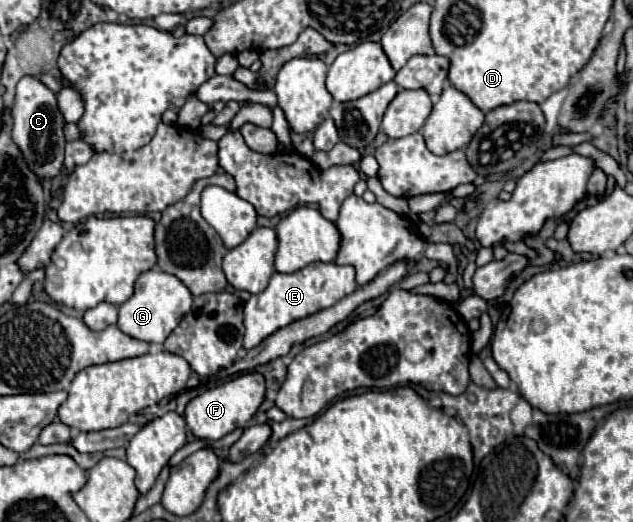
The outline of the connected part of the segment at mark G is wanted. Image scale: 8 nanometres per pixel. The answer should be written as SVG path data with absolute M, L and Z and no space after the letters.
M152 268L138 276L138 280L134 282L134 294L124 304L120 304L120 308L116 308L114 304L102 302L102 304L86 310L82 320L90 330L98 332L110 324L116 324L116 318L118 318L118 328L124 334L144 340L144 342L162 344L168 338L168 334L178 326L180 318L184 318L184 314L188 314L190 306L192 306L190 290L176 276L162 272L158 268Z

